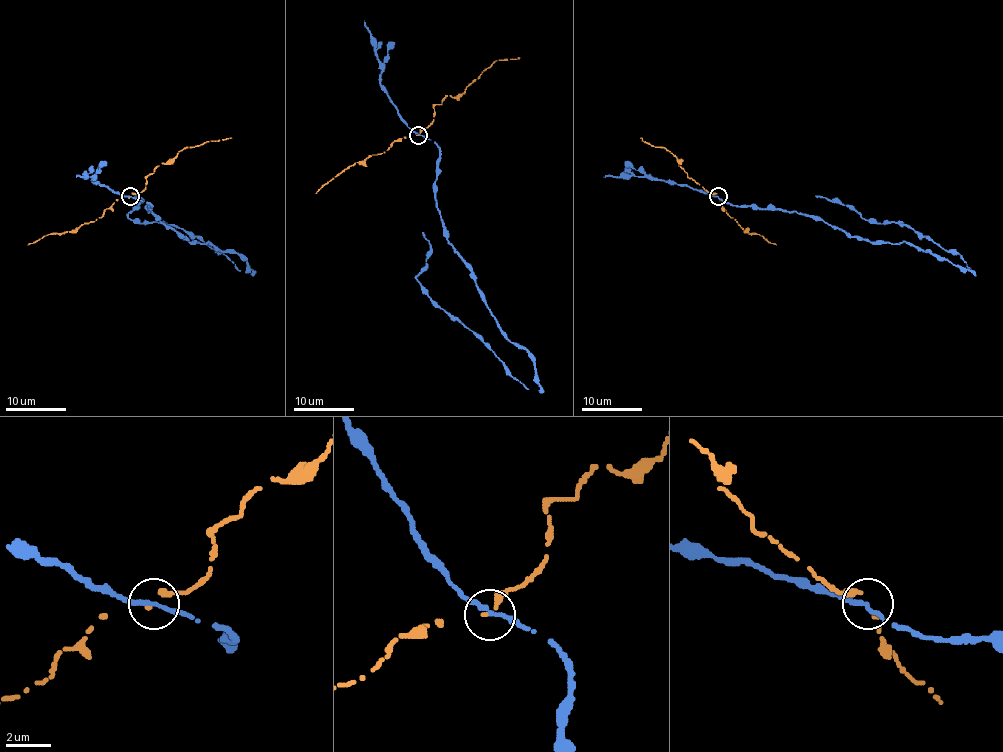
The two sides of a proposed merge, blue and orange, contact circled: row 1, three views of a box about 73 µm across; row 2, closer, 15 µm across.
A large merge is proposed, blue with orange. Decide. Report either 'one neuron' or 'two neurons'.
two neurons

